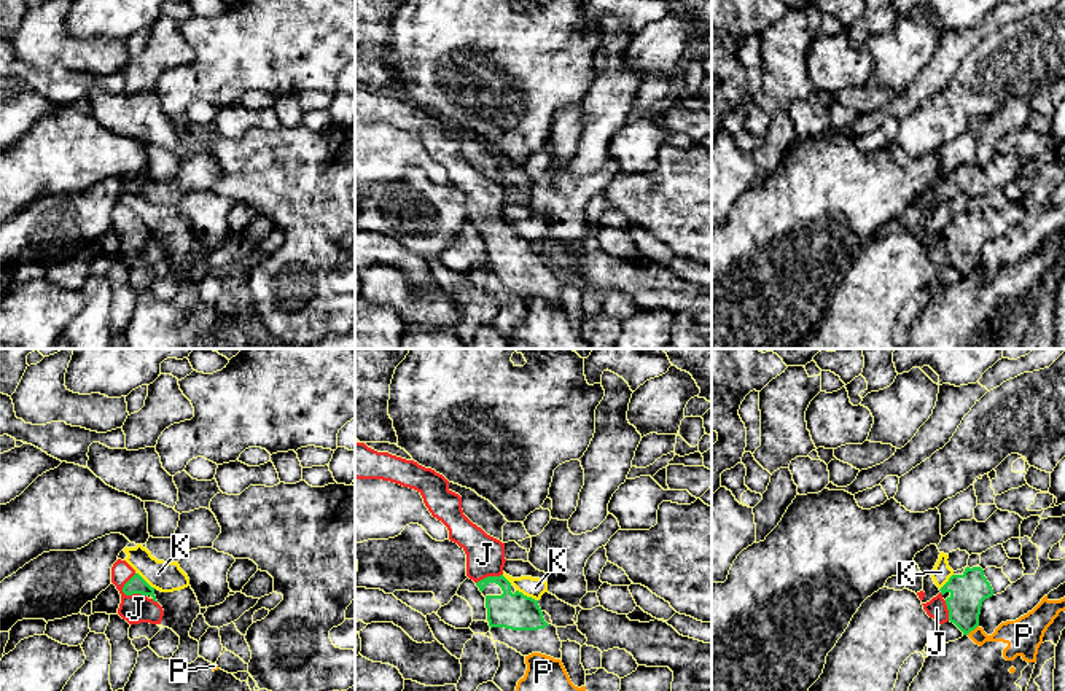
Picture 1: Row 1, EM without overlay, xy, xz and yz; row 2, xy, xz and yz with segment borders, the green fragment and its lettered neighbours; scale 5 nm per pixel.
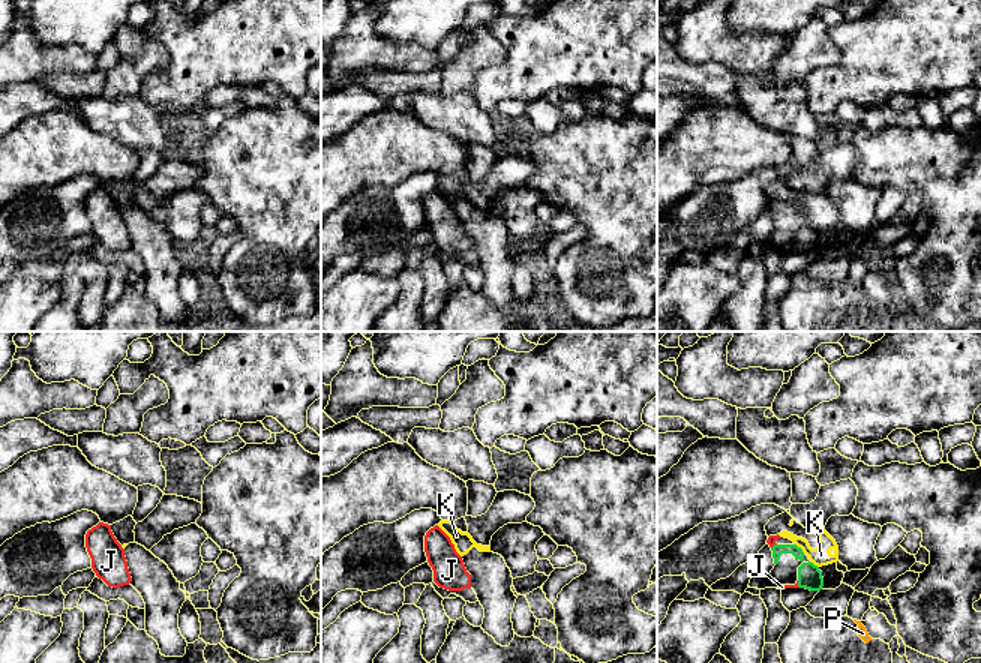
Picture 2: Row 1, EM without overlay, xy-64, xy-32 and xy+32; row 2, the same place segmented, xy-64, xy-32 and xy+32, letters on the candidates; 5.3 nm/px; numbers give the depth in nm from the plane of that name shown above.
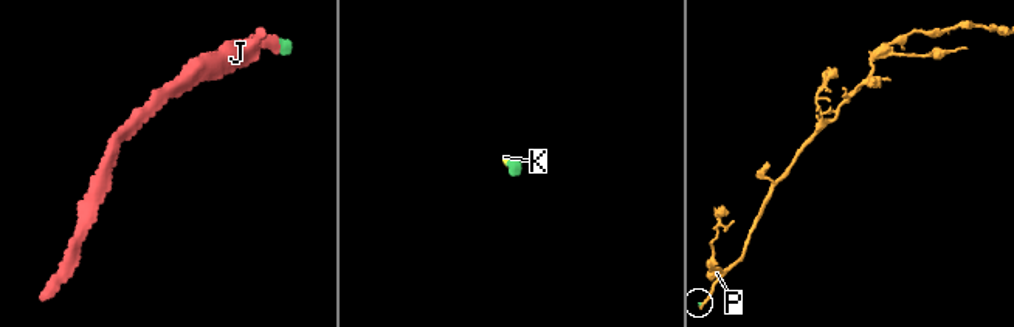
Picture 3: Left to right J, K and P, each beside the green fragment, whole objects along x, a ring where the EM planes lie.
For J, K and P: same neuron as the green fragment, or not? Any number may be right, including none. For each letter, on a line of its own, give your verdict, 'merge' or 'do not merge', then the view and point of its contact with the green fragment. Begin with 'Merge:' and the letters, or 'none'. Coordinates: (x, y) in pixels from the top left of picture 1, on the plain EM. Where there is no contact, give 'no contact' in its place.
Merge: J
J: merge; contact xy (124, 228)
K: do not merge; contact xz (526, 239)
P: do not merge; contact yz (971, 273)

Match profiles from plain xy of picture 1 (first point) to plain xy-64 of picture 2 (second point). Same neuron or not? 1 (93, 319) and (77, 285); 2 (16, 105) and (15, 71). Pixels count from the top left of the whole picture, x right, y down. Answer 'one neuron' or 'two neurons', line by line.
1: one neuron
2: two neurons

